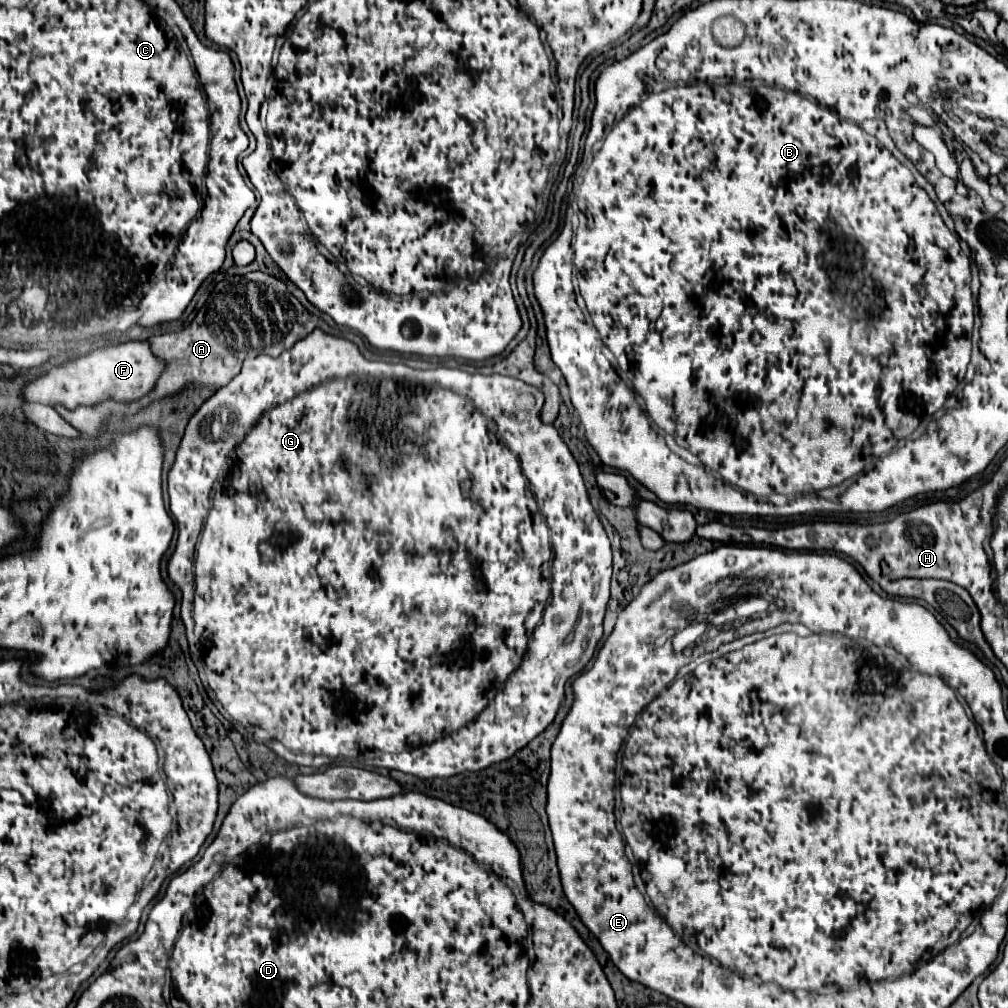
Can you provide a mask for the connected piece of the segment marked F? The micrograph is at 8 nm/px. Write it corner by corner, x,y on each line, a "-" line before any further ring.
129,341
121,345
95,349
89,355
53,367
43,377
31,381
23,393
25,393
25,401
35,401
49,407
63,405
65,409
75,409
79,405
99,405
107,399
119,403
133,403
139,401
155,387
163,369
165,369
165,361
151,353
149,341

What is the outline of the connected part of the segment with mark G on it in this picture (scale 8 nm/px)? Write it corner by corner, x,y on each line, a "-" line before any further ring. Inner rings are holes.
313,329
303,341
297,341
289,351
283,351
277,359
269,357
269,355
257,355
253,359
245,359
243,361
243,369
239,375
235,375
229,385
225,387
219,387
195,413
193,417
189,419
187,427
185,427
185,435
179,443
179,449
177,449
177,455
175,455
175,463
169,471
169,497
171,497
171,513
177,521
177,529
179,529
179,537
177,537
177,545
175,545
175,551
173,555
169,557
169,563
167,563
167,575
169,579
179,585
181,593
183,593
183,599
181,599
181,621
187,629
187,639
189,641
195,641
193,639
193,627
195,626
195,635
199,637
199,645
203,649
203,663
205,663
205,673
207,673
207,683
209,687
215,691
219,703
225,707
225,711
237,721
241,723
257,743
263,743
279,755
282,759
287,761
289,764
296,765
309,765
307,763
327,763
331,765
331,759
337,759
339,757
348,759
357,759
361,763
369,763
371,759
375,757
383,757
383,753
397,753
397,755
385,755
385,759
381,759
381,767
385,769
397,769
397,771
403,771
403,773
411,773
411,775
417,775
421,779
433,779
433,777
453,777
453,775
459,775
463,771
481,771
493,763
501,763
505,759
509,759
513,753
517,753
519,749
523,749
533,737
537,737
557,715
563,699
565,699
565,681
577,673
581,673
585,669
585,665
591,661
593,653
595,653
595,647
597,647
597,641
601,639
603,635
603,617
605,617
605,607
607,607
607,601
609,601
609,581
611,581
611,543
607,539
607,533
597,517
597,513
593,511
591,507
591,501
589,501
589,495
587,495
587,489
585,489
585,483
583,483
583,477
581,477
581,471
579,471
579,465
577,461
573,459
569,447
565,445
565,441
559,437
557,429
553,425
545,425
541,421
541,407
543,407
543,393
541,389
533,387
533,385
527,385
519,379
513,379
513,377
503,377
503,375
482,375
479,373
473,373
469,368
473,367
468,361
469,359
459,359
455,357
455,367
443,367
443,362
438,364
438,369
431,369
431,371
415,371
415,369
409,369
407,365
391,365
391,363
379,363
379,361
367,361
361,351
357,349
355,343
347,341
347,339
341,339
341,337
333,337
333,335
327,335
323,333
321,329
-
391,377
411,377
411,381
407,383
393,383
-
329,379
339,379
339,389
335,387
321,387
319,383
325,383
-
195,545
197,545
197,559
195,559
195,605
193,605
194,597
194,574
193,564
195,557
-
551,545
553,545
553,585
549,581
549,571
551,571

